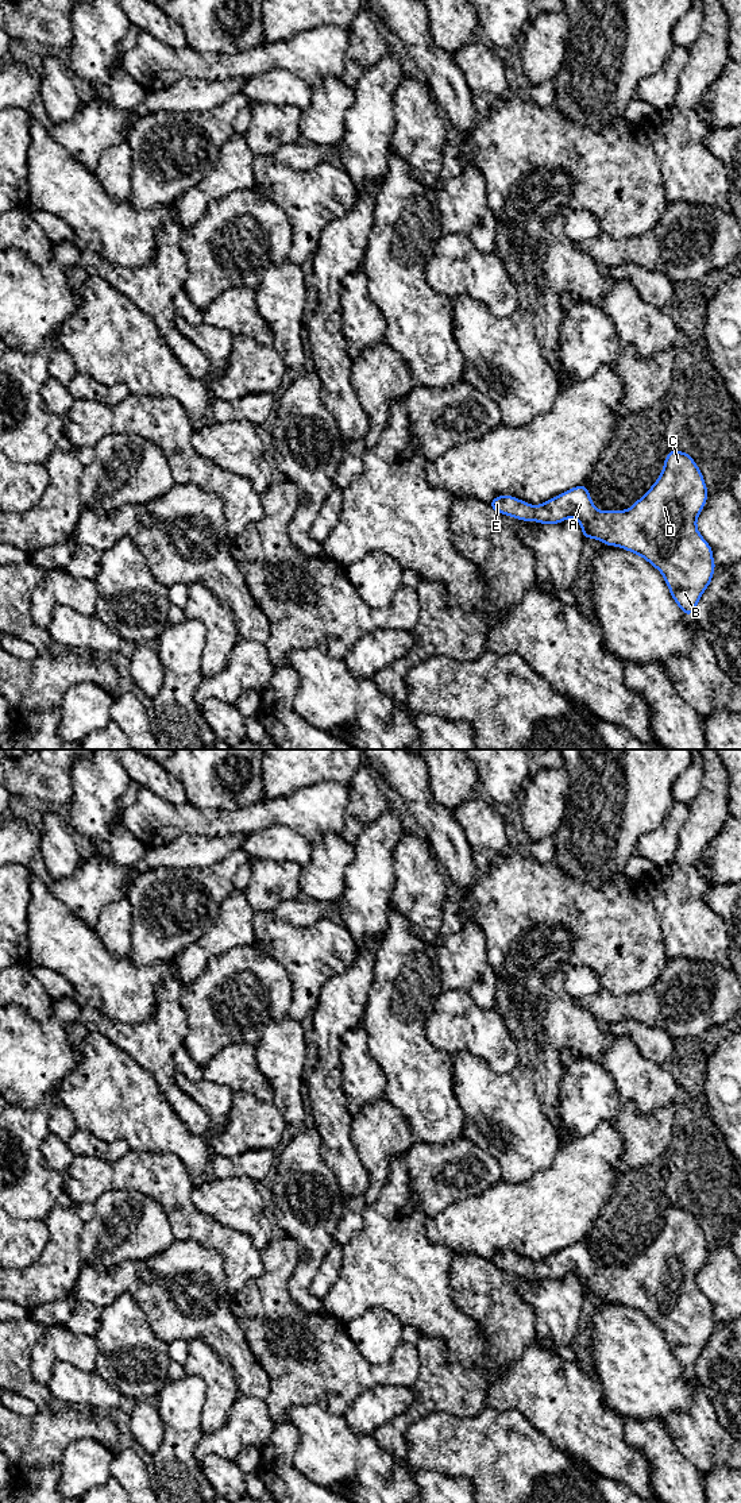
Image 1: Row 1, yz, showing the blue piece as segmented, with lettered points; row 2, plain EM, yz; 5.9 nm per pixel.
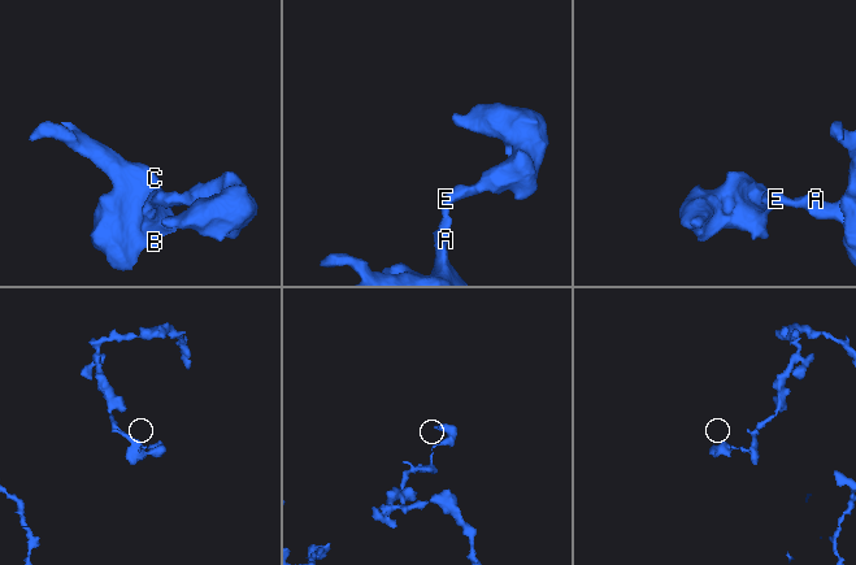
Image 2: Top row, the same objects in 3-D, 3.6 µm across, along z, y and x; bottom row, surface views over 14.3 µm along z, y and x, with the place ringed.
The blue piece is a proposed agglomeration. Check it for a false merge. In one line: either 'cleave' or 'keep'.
keep

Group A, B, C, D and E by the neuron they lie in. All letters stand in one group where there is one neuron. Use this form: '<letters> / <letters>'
A B C D E

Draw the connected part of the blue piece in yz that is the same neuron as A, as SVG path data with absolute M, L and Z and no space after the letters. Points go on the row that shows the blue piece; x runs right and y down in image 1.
M672 450L653 486L626 510L598 510L584 483L537 506L513 496L498 496L489 505L502 515L539 524L576 517L584 540L594 537L621 547L655 566L678 606L691 617L715 569L711 547L696 529L707 496L694 458Z

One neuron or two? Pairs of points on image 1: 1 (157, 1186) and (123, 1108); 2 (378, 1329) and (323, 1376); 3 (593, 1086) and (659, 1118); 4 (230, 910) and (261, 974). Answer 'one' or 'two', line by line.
1: two
2: two
3: one
4: two

